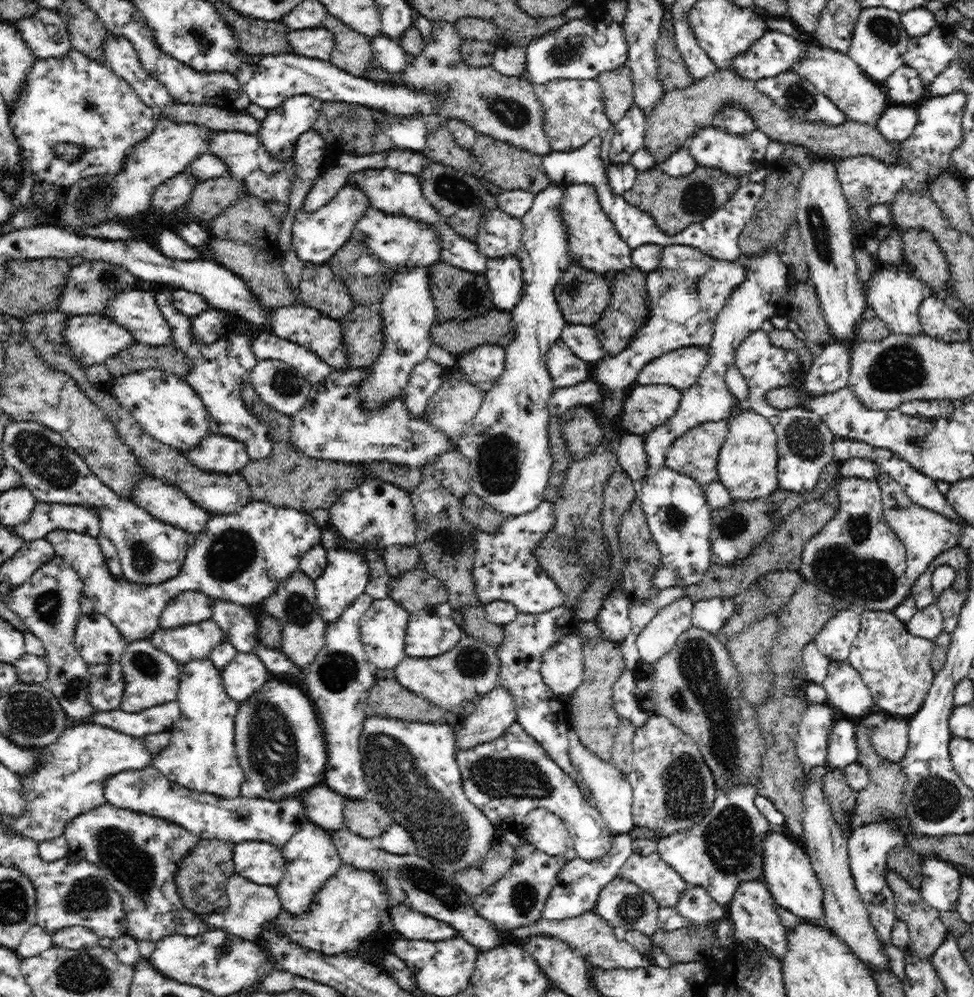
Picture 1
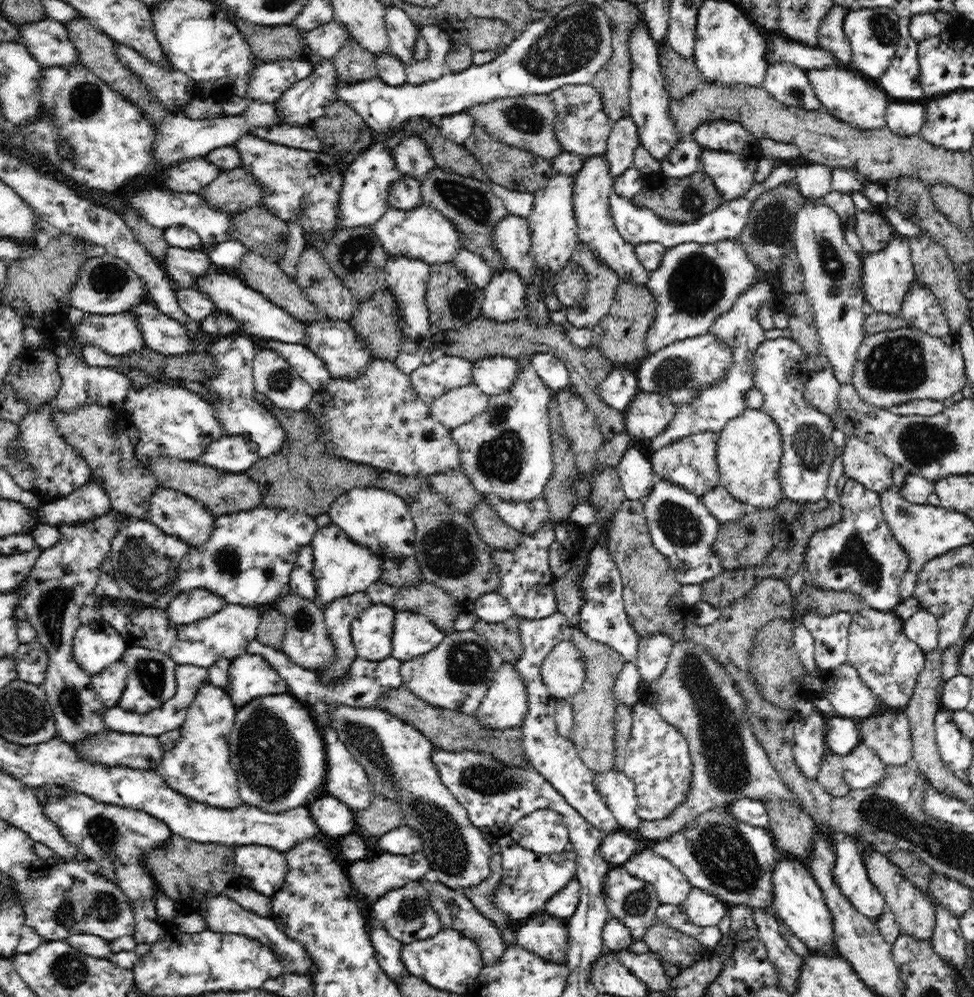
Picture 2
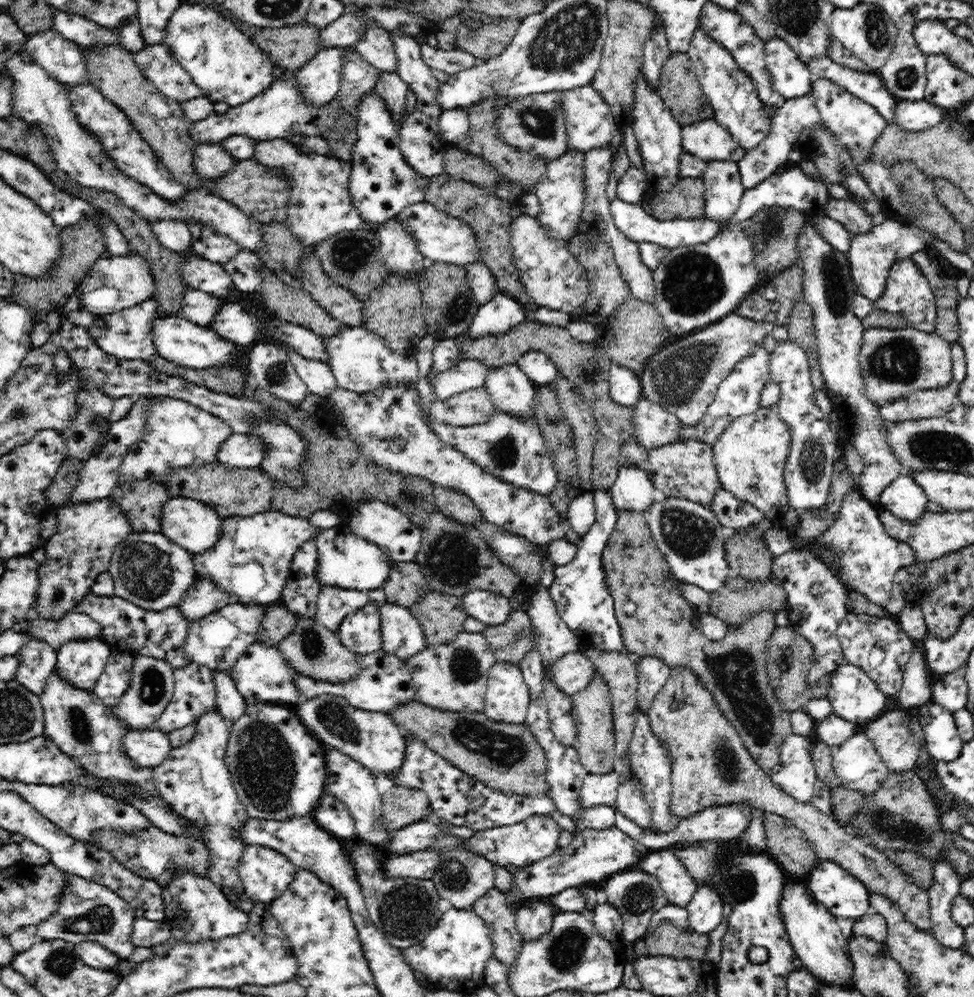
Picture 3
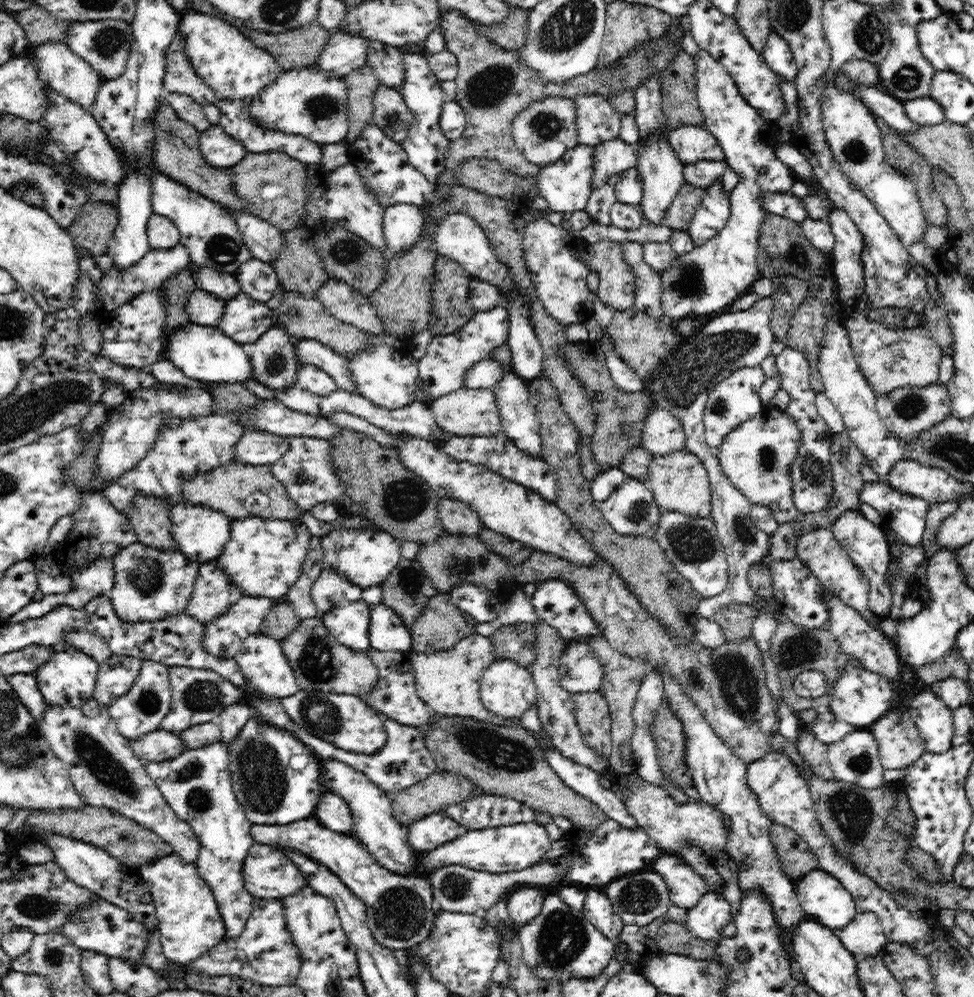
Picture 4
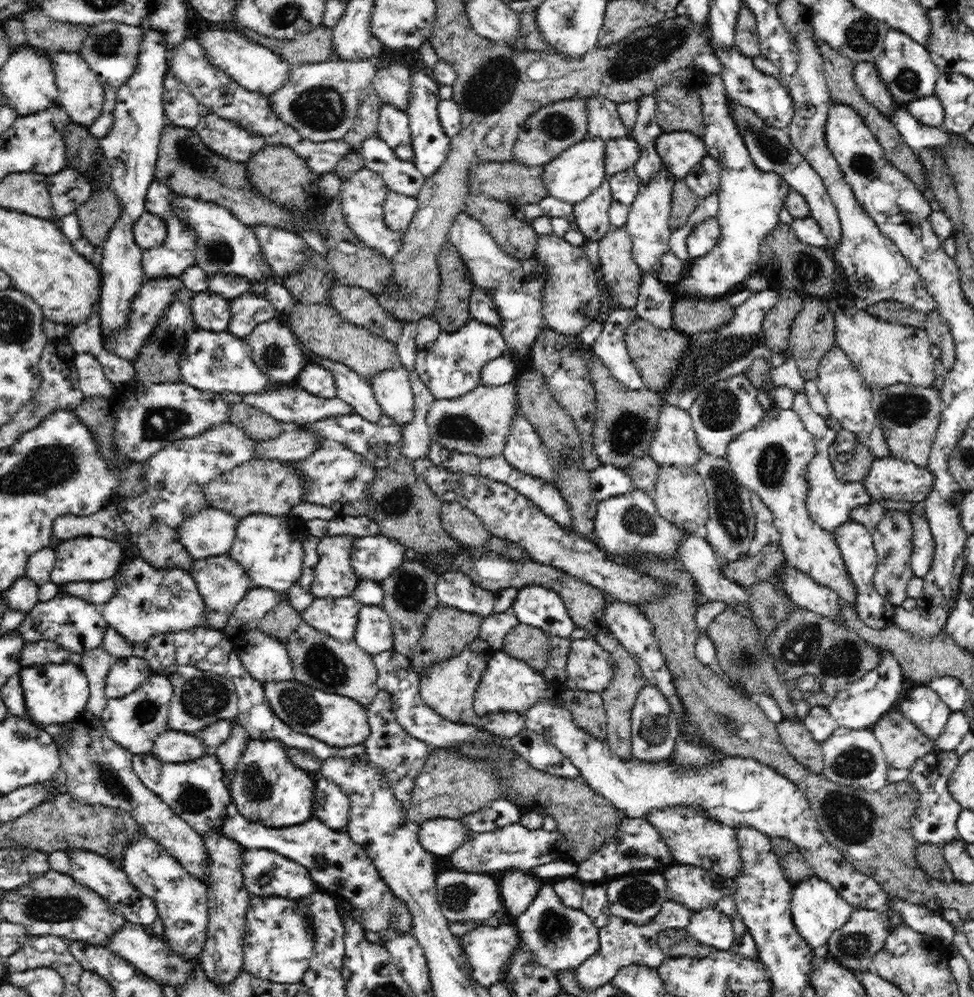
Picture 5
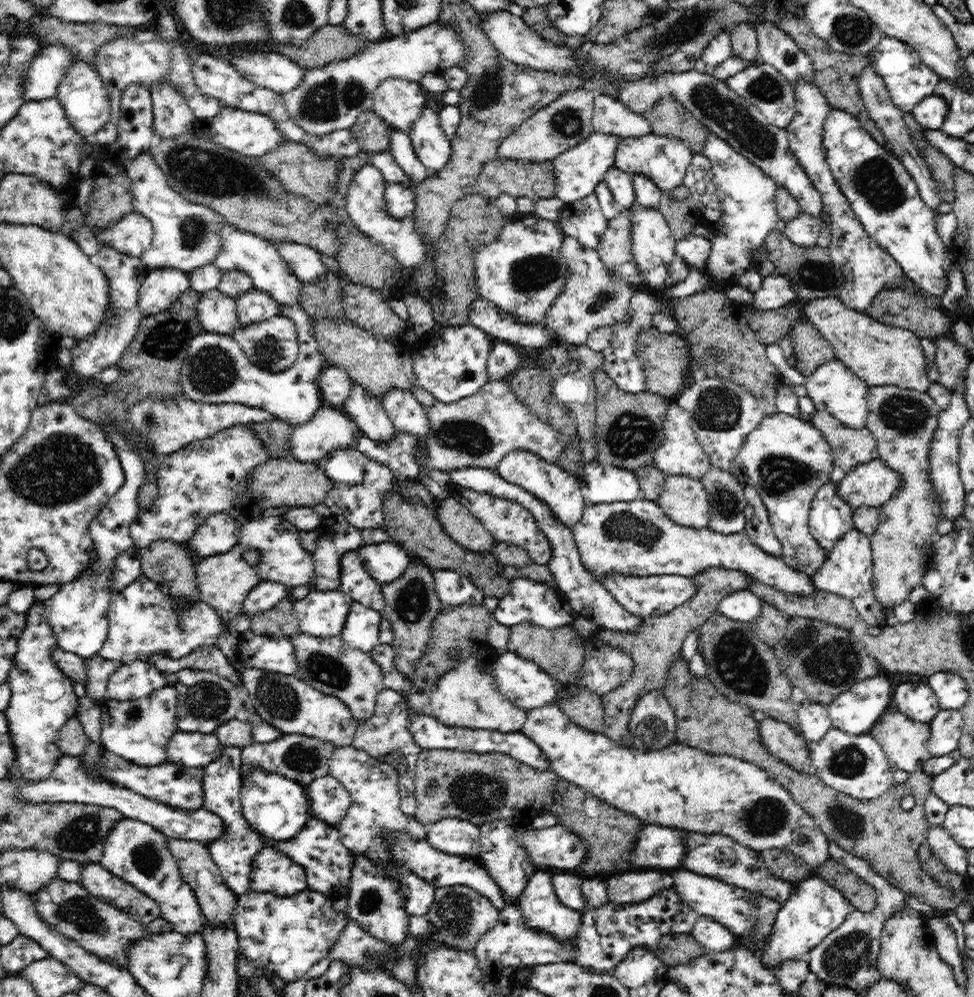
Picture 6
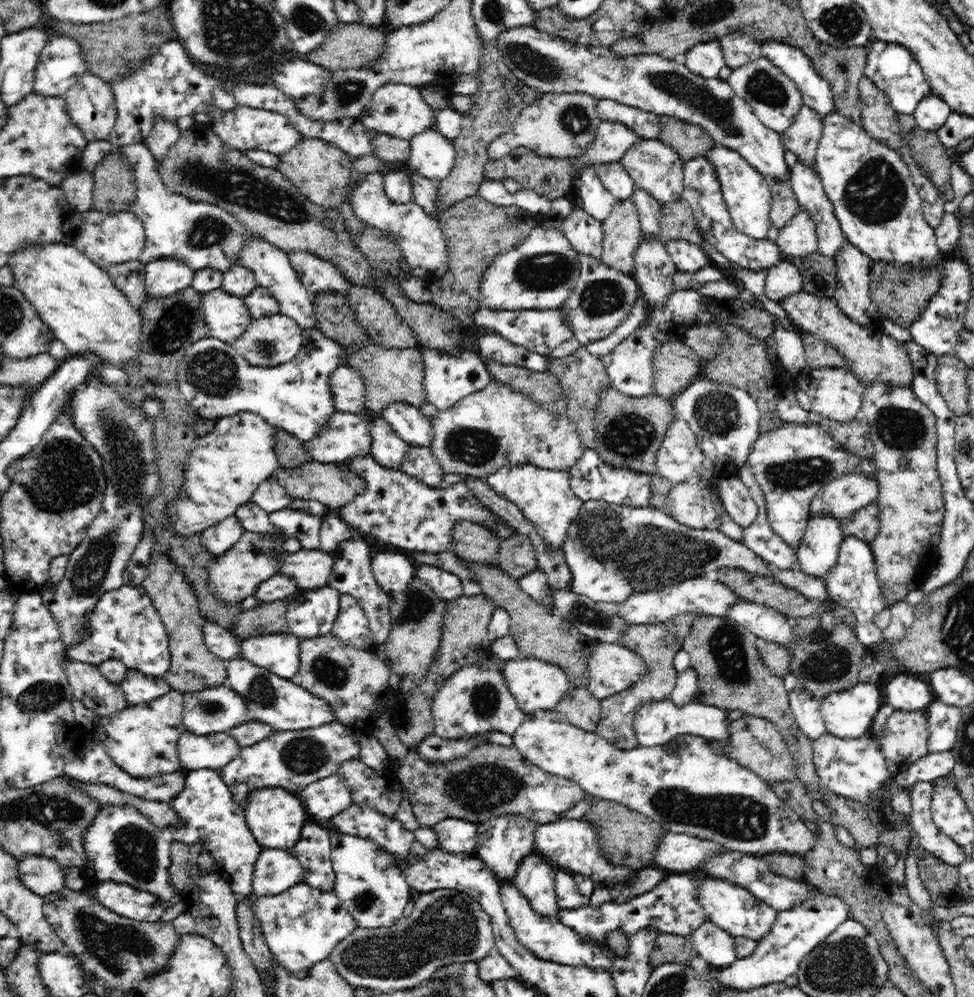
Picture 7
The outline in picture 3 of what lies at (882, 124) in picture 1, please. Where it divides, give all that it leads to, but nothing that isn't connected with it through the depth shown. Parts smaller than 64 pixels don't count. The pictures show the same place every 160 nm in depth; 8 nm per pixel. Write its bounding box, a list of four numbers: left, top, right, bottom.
[894,100,945,131]

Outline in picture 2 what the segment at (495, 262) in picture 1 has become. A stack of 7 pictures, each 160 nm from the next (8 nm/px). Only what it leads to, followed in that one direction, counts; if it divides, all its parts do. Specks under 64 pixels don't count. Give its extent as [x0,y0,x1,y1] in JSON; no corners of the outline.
[481,268,526,322]

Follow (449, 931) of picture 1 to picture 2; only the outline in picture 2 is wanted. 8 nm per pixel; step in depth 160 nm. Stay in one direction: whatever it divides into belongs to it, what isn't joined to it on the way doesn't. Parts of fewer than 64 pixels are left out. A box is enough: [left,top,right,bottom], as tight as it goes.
[369,882,443,945]

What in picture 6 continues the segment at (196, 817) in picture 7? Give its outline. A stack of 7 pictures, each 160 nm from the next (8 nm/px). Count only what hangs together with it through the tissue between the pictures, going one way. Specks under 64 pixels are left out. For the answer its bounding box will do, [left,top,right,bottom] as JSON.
[202,747,265,896]

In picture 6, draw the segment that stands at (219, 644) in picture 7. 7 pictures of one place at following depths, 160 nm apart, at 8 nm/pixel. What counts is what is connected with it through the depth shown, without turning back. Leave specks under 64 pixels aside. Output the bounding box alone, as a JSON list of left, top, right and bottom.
[98,575,226,663]

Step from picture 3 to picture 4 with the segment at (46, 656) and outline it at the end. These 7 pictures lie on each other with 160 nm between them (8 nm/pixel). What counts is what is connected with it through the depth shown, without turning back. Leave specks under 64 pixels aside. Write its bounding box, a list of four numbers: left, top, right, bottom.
[6,672,47,722]

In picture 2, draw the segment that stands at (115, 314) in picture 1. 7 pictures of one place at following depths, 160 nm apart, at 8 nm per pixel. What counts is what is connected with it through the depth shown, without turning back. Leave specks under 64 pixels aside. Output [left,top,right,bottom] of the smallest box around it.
[128,300,196,357]

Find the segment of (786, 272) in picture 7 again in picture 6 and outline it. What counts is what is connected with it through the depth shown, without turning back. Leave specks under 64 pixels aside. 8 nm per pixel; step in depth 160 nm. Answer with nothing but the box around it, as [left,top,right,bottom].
[750,274,797,309]

